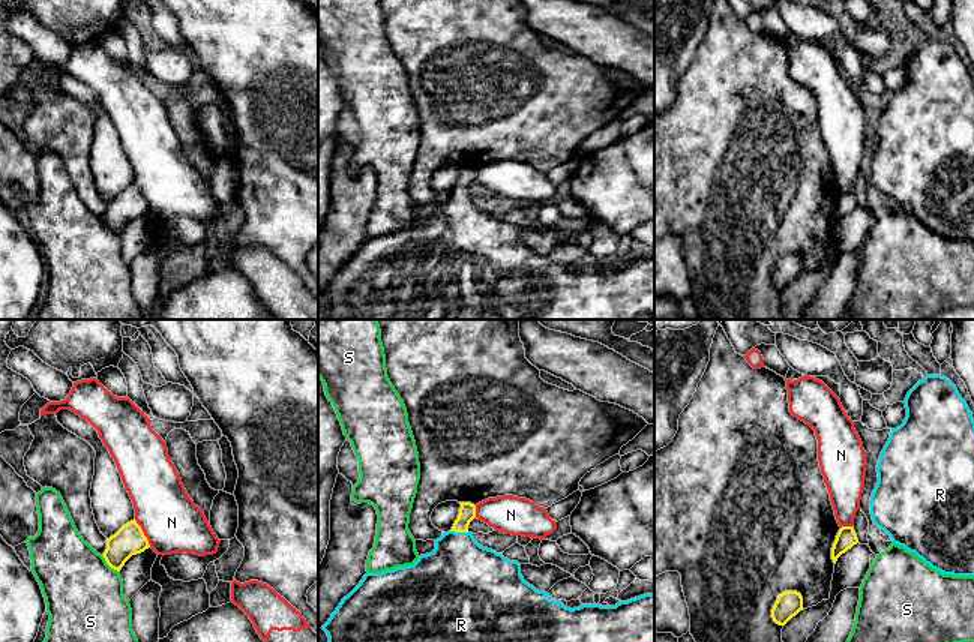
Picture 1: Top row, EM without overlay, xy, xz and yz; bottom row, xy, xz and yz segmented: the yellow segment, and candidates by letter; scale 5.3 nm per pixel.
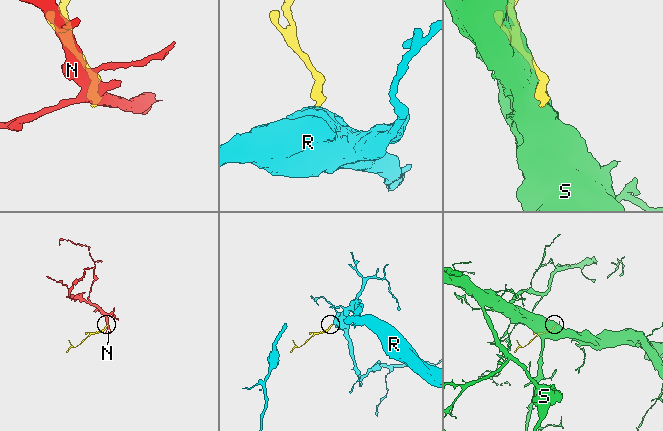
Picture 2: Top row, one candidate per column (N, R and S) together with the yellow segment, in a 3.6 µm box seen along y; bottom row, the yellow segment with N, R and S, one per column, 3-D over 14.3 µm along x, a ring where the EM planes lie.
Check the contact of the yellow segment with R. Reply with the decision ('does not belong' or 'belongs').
belongs

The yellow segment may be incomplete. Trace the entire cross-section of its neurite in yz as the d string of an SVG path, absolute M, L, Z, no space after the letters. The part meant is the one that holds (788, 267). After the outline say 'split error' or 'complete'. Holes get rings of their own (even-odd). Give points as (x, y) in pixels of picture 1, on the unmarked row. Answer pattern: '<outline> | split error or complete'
M785 255L777 260L771 273L771 282L776 288L785 290L792 280L803 274L803 261L797 255Z | complete

